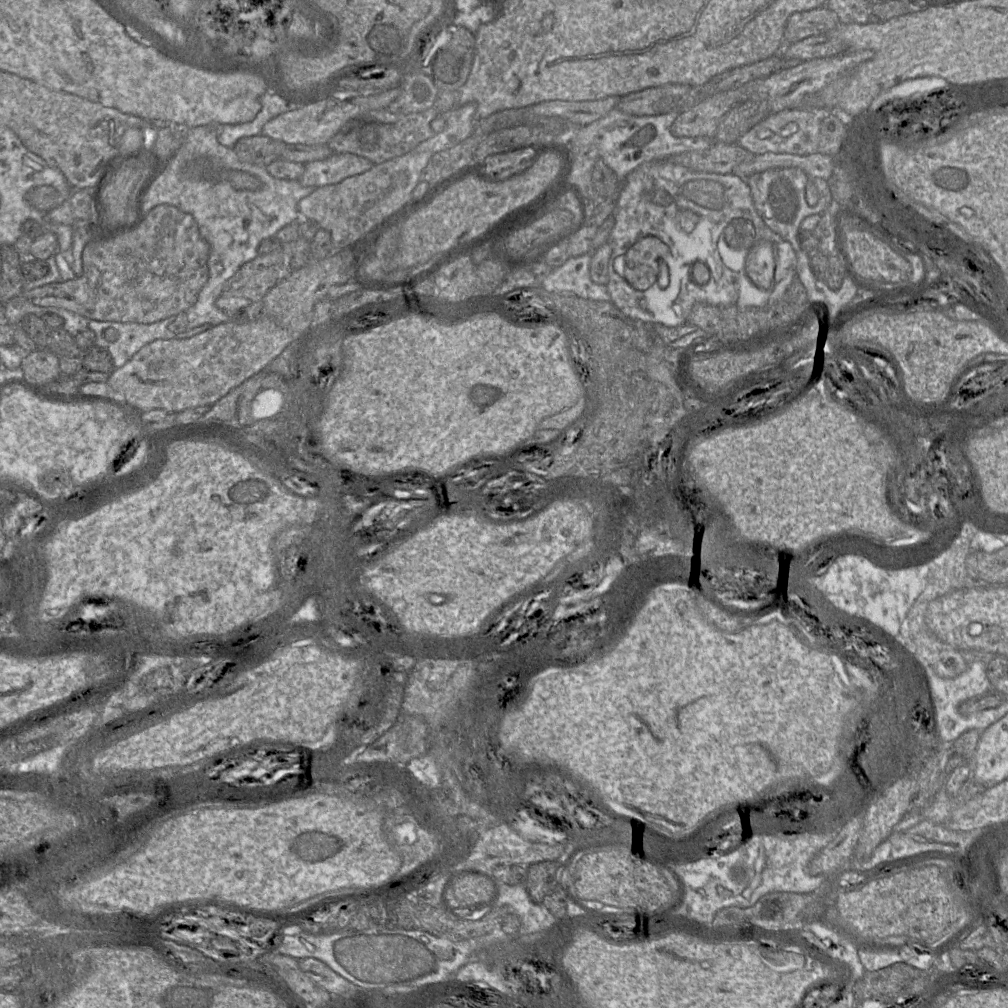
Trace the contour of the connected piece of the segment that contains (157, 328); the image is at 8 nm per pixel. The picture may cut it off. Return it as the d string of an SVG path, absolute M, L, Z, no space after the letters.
M171 316L149 324L89 319L88 328L95 334L95 346L107 350L114 368L119 368L150 342L190 338L214 327L204 324L185 332L173 333L169 325L175 318L176 316Z

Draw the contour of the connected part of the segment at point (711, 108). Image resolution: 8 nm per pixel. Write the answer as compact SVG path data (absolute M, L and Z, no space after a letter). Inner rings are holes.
M742 85L716 93L680 112L671 127L676 137L713 138L720 121L734 107L748 100L748 88Z

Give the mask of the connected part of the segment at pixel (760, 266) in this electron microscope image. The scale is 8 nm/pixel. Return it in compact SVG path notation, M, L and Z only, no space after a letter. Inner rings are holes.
M669 161L644 163L629 173L621 183L620 190L615 198L615 208L612 217L614 225L608 238L612 253L608 266L609 280L606 284L610 294L610 301L627 317L647 325L660 324L667 327L683 325L686 323L696 303L706 303L717 307L736 305L740 308L764 308L771 306L784 295L796 278L797 257L793 247L765 224L755 208L751 190L746 179L740 178L734 173L696 172ZM623 255L625 256L625 269L624 276L622 277L615 272L613 264L617 256Z

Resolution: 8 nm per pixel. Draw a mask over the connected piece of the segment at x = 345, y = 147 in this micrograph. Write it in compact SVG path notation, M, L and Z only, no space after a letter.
M434 106L410 114L392 113L388 109L369 111L344 126L326 145L333 153L351 153L380 164L410 152L432 137L435 133L431 129L431 122L439 114Z

